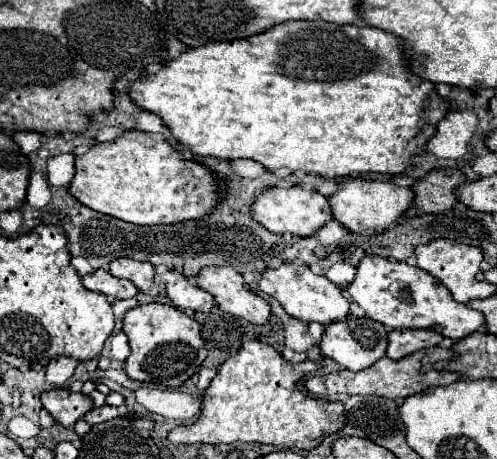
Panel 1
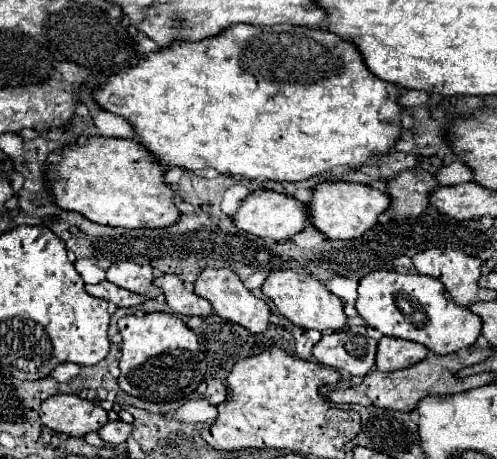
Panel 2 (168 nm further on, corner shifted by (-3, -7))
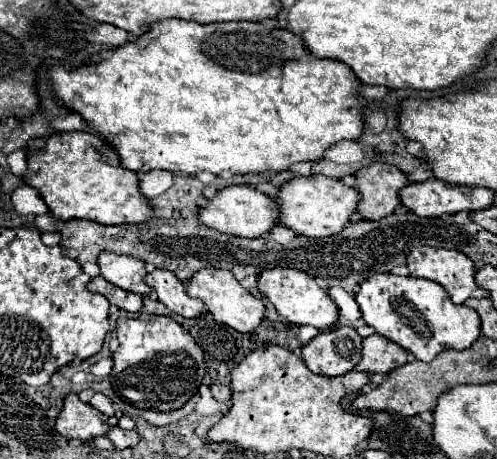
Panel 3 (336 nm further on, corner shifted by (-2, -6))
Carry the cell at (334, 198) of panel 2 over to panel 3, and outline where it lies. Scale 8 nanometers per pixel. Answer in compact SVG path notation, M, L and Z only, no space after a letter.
M309 175L309 177L295 177L281 187L277 195L281 205L281 223L293 229L297 235L305 237L329 237L341 233L349 223L351 217L357 213L357 205L361 195L357 189L347 187L343 181L325 177L325 175Z

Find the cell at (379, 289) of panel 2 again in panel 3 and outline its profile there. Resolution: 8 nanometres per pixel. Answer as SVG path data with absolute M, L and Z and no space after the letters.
M375 273L361 283L355 299L367 325L411 351L419 361L431 361L445 349L467 349L481 335L479 315L475 315L467 305L453 305L447 291L429 279Z

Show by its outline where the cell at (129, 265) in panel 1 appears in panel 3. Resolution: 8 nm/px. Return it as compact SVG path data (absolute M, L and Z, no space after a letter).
M103 251L99 255L99 267L101 267L101 277L105 277L109 283L113 283L125 291L133 291L139 295L149 295L153 291L143 281L147 271L145 271L145 263L141 259Z

